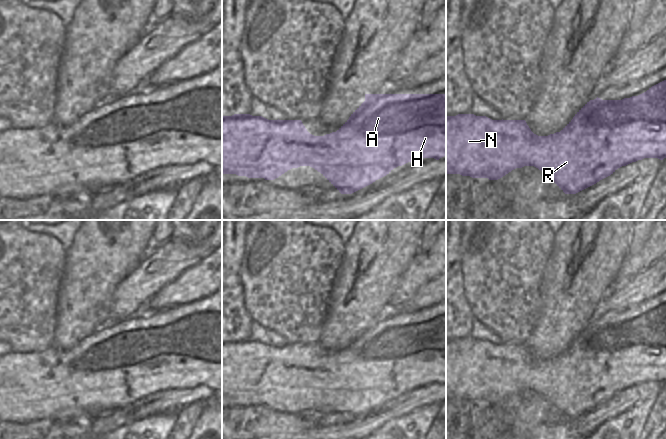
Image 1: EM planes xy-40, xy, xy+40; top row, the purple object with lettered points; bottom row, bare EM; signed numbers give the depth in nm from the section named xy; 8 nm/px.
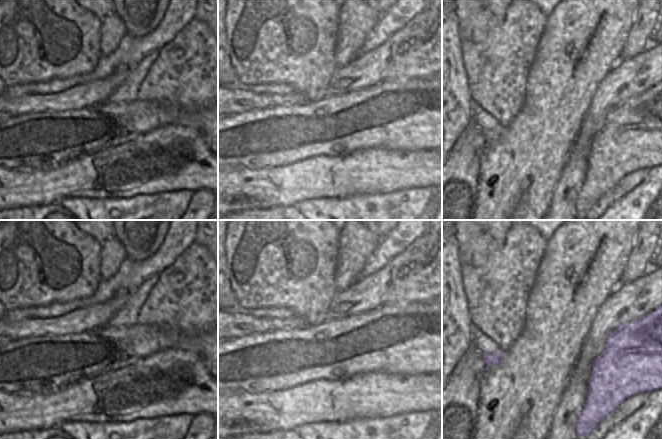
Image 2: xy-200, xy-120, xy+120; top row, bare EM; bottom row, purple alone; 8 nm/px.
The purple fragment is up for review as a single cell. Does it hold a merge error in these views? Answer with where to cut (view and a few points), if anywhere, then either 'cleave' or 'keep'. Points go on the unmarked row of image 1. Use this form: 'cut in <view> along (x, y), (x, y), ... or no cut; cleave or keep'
no cut; keep

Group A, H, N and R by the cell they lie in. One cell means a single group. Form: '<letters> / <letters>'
A H N R

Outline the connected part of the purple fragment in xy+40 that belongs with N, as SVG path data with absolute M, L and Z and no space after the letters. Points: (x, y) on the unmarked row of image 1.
M666 304L652 310L638 320L632 320L622 324L602 324L598 321L590 324L560 356L548 360L534 358L525 344L492 344L486 340L476 340L474 338L446 340L446 398L460 398L472 402L498 404L516 392L534 390L544 396L565 418L576 418L610 400L618 392L644 382L658 382L660 384L666 382Z

